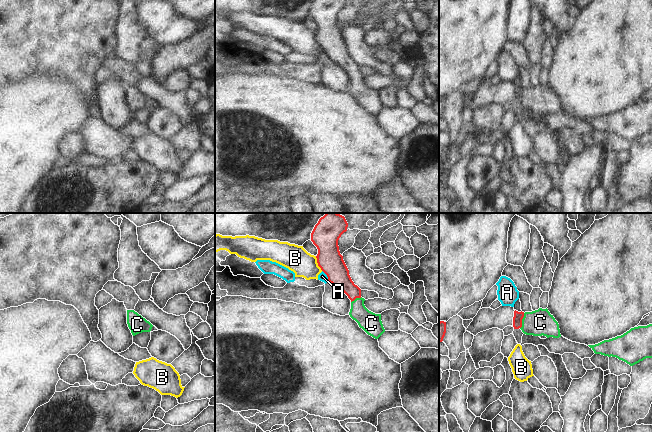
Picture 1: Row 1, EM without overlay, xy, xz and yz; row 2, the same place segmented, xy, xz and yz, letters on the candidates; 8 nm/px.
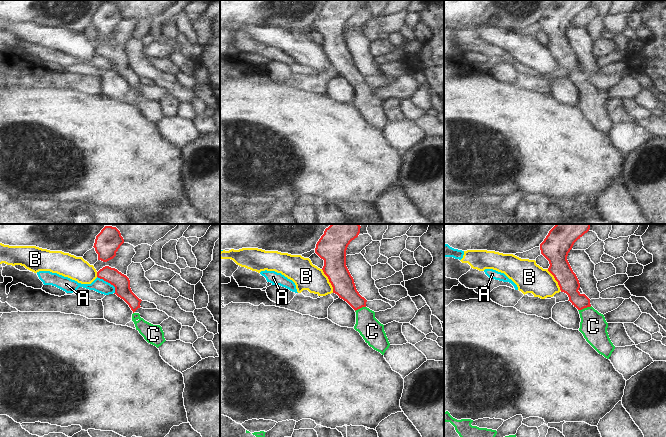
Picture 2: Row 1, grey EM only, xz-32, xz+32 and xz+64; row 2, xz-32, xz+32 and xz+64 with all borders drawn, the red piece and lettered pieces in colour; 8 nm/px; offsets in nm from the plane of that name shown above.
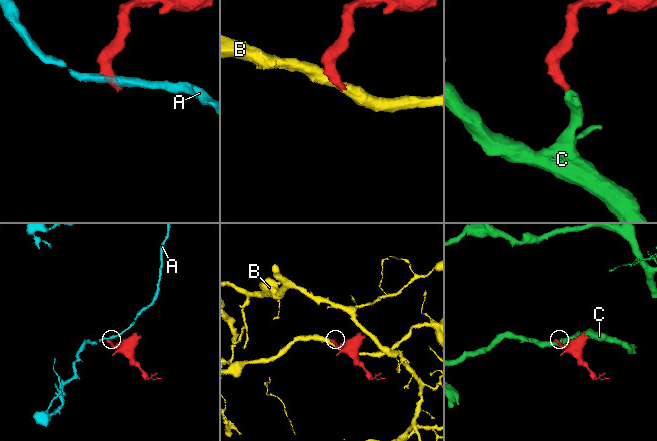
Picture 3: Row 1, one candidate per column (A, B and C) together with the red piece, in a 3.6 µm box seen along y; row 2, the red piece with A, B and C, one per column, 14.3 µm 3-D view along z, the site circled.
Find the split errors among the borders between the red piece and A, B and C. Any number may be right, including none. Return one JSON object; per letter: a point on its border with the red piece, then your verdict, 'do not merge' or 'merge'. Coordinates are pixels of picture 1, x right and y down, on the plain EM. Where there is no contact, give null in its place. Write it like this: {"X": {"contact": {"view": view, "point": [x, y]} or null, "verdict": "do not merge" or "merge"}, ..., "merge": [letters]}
{"A": {"contact": {"view": "xz", "point": [327, 52]}, "verdict": "do not merge"}, "B": {"contact": {"view": "xz", "point": [317, 38]}, "verdict": "do not merge"}, "C": {"contact": {"view": "yz", "point": [521, 97]}, "verdict": "merge"}, "merge": ["C"]}

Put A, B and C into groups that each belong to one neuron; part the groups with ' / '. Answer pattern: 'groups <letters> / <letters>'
groups A / B / C

